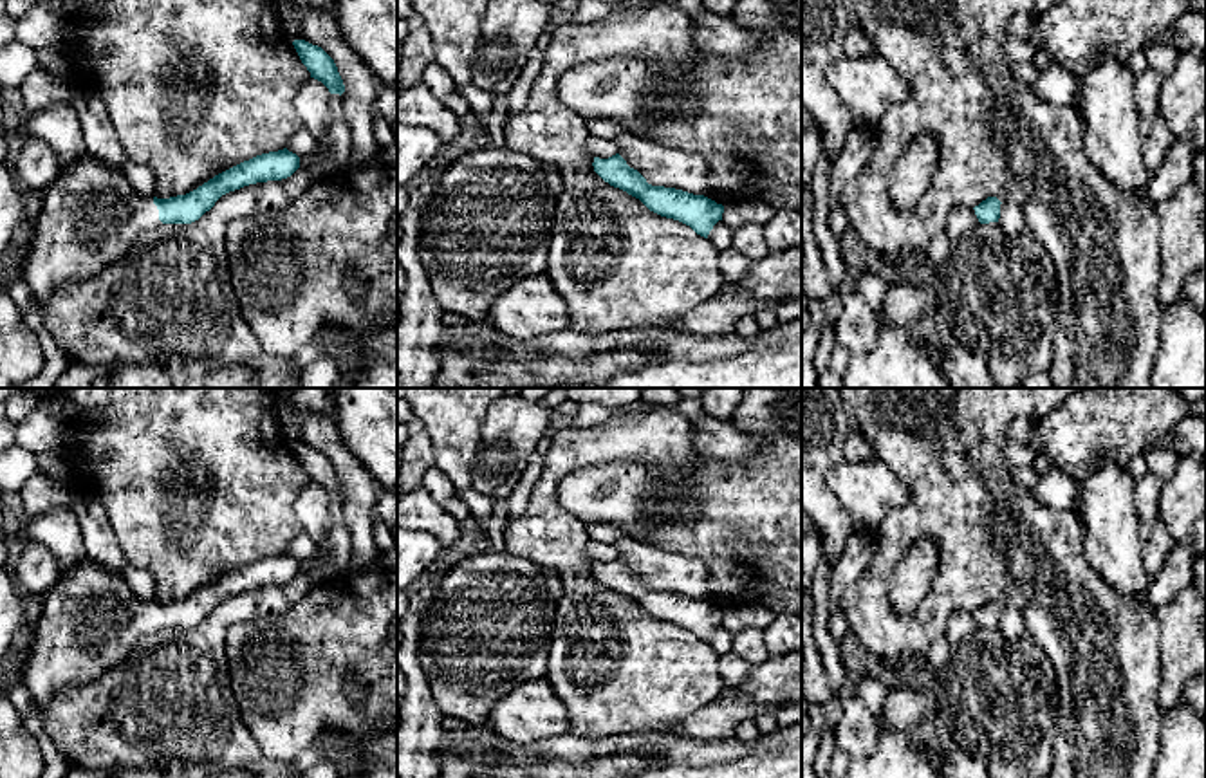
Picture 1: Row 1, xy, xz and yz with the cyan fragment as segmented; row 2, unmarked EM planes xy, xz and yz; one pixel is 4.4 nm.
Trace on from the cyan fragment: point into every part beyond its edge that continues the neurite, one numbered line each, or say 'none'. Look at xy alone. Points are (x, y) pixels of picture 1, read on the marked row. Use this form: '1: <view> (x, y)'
1: xy (91, 215)

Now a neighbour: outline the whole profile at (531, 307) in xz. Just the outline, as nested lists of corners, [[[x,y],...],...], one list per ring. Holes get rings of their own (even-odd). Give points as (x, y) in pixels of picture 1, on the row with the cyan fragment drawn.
[[[545,274],[525,276],[493,300],[484,323],[507,338],[529,341],[569,329],[569,307]]]

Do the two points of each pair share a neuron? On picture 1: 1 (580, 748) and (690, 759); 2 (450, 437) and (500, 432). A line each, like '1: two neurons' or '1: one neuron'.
1: one neuron
2: two neurons

